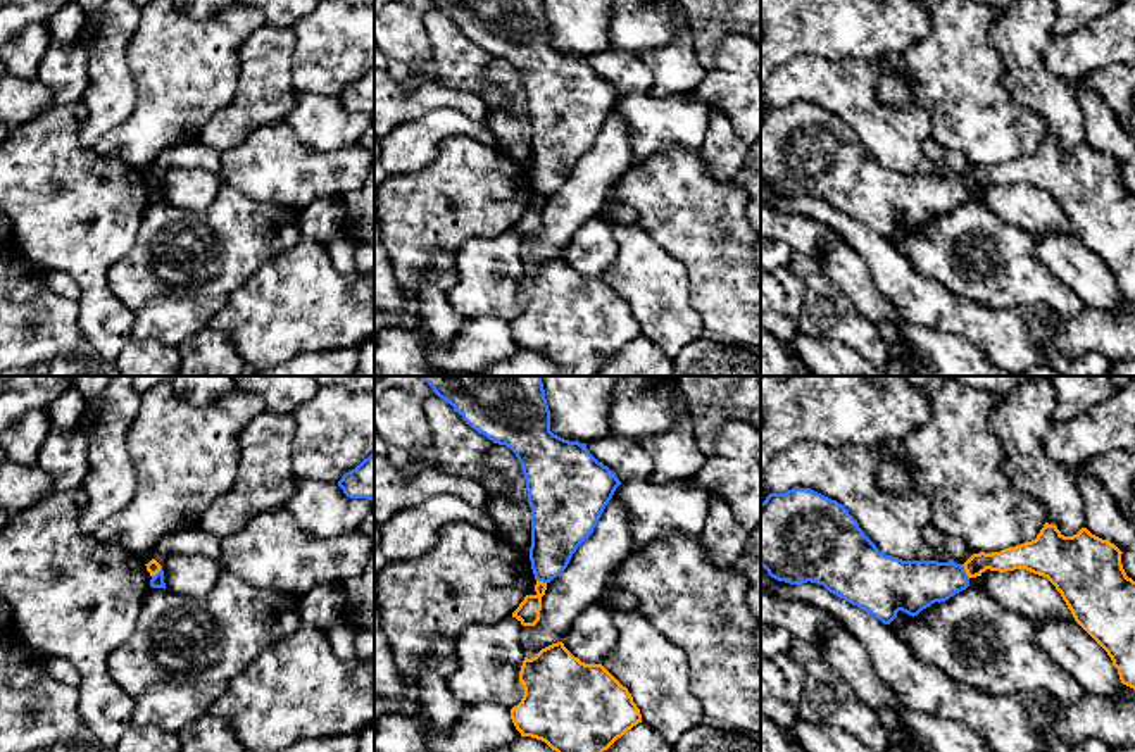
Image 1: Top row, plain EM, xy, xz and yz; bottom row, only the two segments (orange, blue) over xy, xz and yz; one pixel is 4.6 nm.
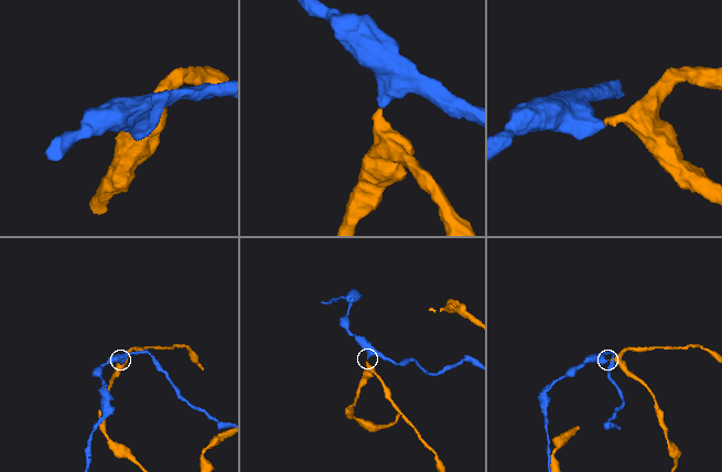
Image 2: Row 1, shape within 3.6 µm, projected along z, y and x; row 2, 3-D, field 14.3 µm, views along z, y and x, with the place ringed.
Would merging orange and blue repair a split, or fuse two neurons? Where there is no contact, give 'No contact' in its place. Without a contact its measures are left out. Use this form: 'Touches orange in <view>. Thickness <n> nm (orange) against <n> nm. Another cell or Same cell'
Touches orange in yz. Thickness 110 nm (orange) against 240 nm. Another cell

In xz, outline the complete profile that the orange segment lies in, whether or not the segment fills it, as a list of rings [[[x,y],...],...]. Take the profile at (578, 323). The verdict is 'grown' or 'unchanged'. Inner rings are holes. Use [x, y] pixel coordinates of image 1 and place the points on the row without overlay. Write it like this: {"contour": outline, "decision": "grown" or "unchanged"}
{"contour": [[[562,255],[524,271],[519,295],[524,309],[511,323],[521,350],[545,355],[561,369],[559,376],[595,376],[628,343],[642,336],[631,307],[602,278],[585,278]]], "decision": "unchanged"}

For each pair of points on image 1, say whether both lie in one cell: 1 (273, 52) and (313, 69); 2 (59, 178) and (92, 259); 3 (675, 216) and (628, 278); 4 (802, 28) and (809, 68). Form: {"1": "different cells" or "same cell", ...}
{"1": "different cells", "2": "same cell", "3": "different cells", "4": "different cells"}

